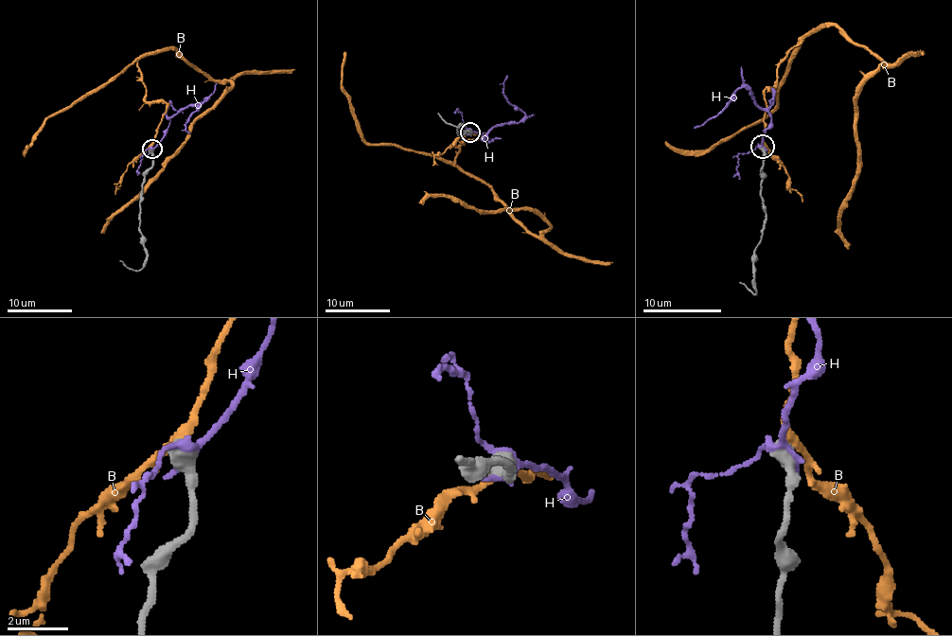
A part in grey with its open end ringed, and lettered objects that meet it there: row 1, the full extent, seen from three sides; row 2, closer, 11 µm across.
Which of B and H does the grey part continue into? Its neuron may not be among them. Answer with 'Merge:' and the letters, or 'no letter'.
Merge: no letter

